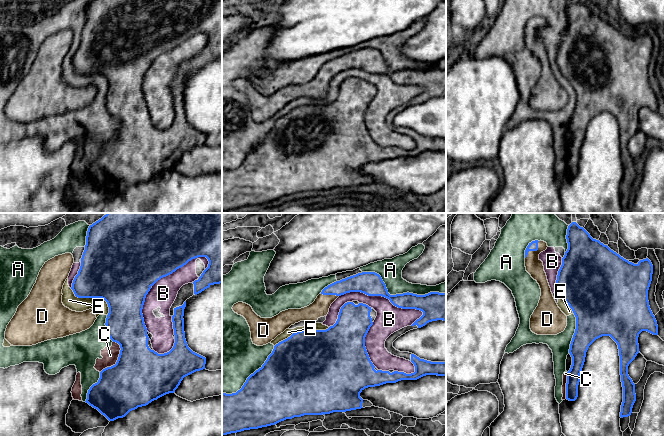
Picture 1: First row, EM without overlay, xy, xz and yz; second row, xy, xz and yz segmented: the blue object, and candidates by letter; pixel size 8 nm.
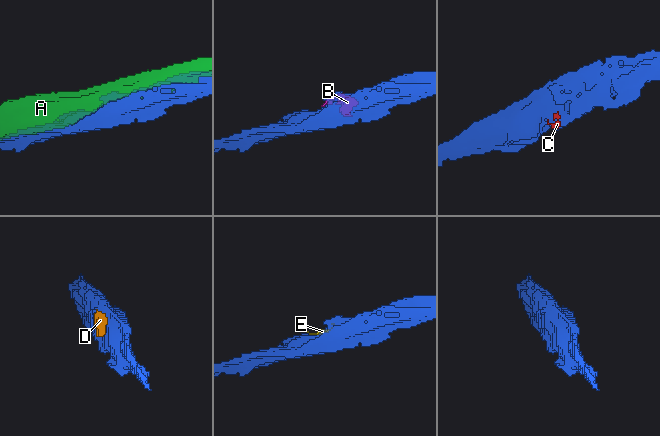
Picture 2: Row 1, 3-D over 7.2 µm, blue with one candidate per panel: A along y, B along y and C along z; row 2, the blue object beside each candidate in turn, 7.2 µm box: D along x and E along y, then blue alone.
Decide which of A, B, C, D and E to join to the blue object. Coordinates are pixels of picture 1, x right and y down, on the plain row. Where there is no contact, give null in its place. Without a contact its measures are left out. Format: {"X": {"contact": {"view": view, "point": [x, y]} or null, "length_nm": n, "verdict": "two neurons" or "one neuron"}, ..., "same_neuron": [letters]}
{"A": {"contact": {"view": "xz", "point": [400, 70]}, "length_nm": 700, "verdict": "two neurons"}, "B": {"contact": {"view": "xz", "point": [382, 72]}, "length_nm": 700, "verdict": "two neurons"}, "C": {"contact": {"view": "xy", "point": [117, 136]}, "length_nm": 280, "verdict": "two neurons"}, "D": {"contact": {"view": "yz", "point": [533, 26]}, "length_nm": 180, "verdict": "one neuron"}, "E": {"contact": {"view": "xz", "point": [302, 106]}, "length_nm": 480, "verdict": "two neurons"}, "same_neuron": ["D"]}

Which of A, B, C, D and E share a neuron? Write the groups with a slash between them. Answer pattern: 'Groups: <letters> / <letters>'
Groups: A B C E / D

